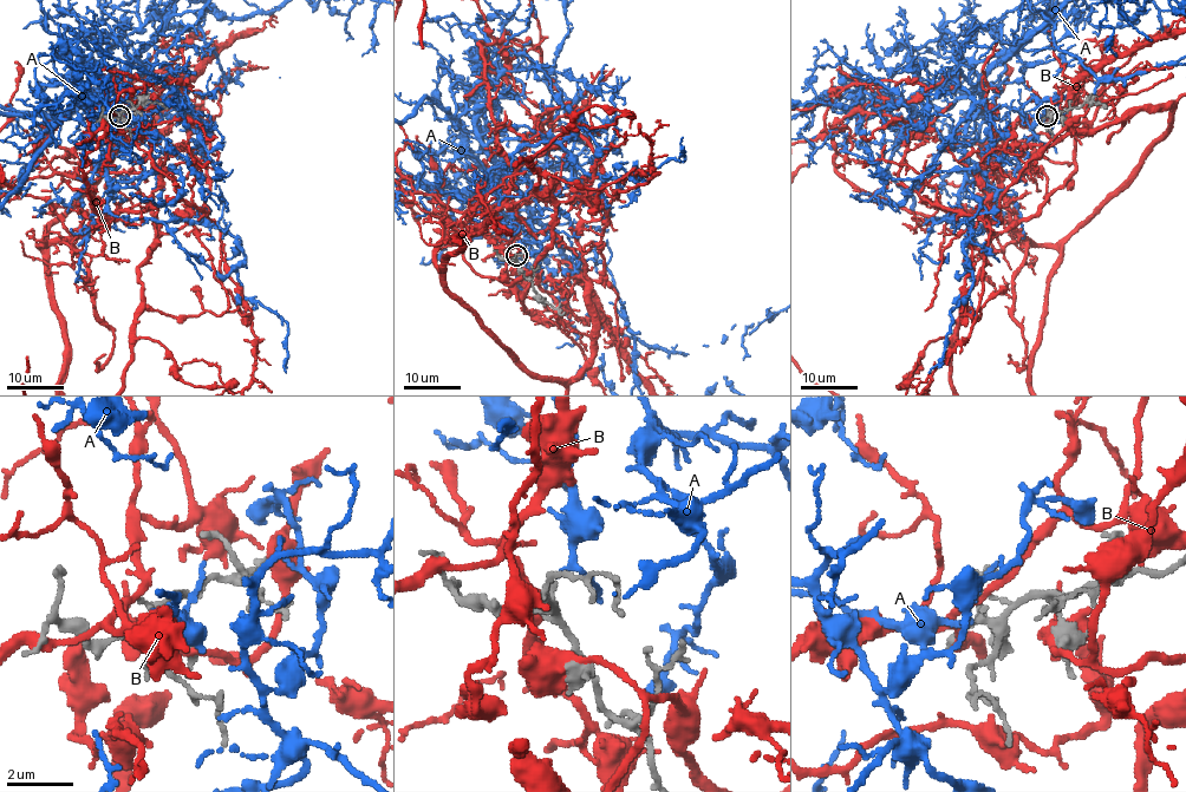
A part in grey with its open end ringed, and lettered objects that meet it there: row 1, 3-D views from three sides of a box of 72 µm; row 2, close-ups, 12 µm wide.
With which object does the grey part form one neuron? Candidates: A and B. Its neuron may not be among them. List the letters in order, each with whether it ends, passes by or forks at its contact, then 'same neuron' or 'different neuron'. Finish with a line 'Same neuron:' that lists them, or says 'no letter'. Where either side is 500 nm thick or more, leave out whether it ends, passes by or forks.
A: it passes by | same neuron
B: it passes by | different neuron
Same neuron: A

